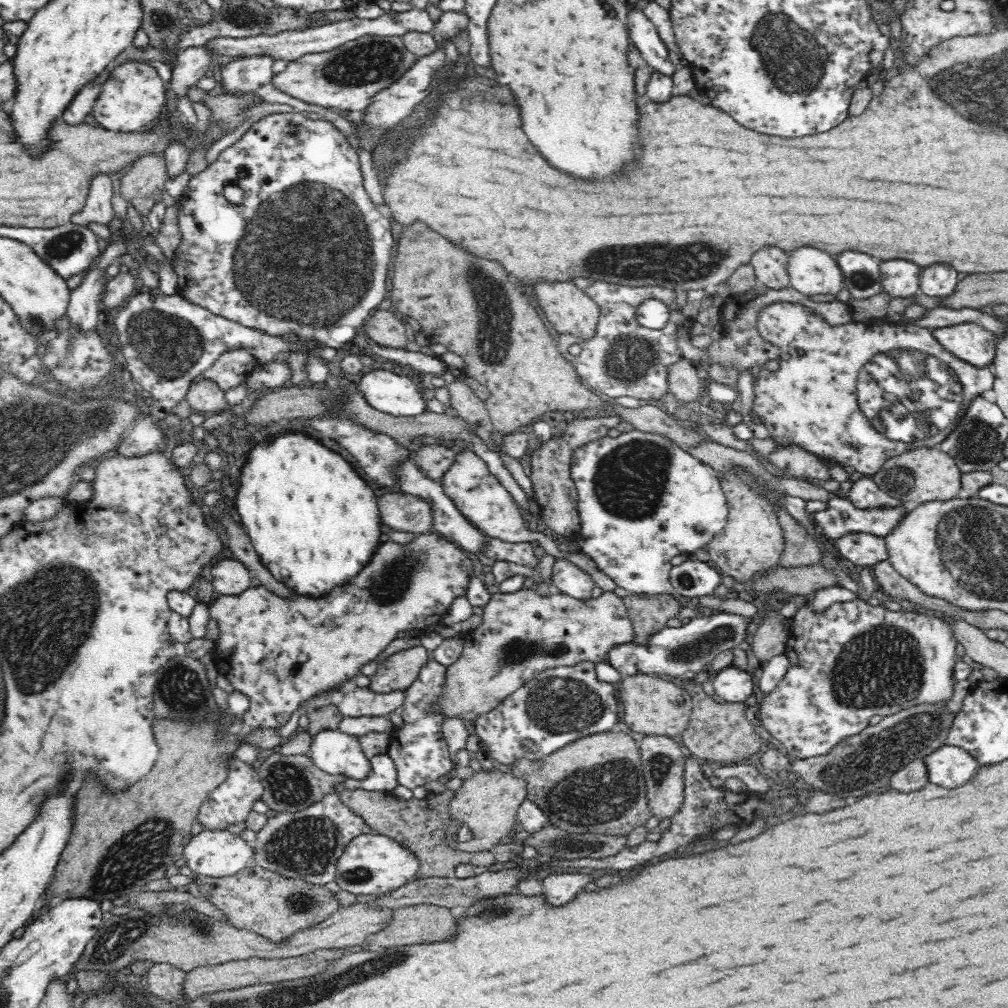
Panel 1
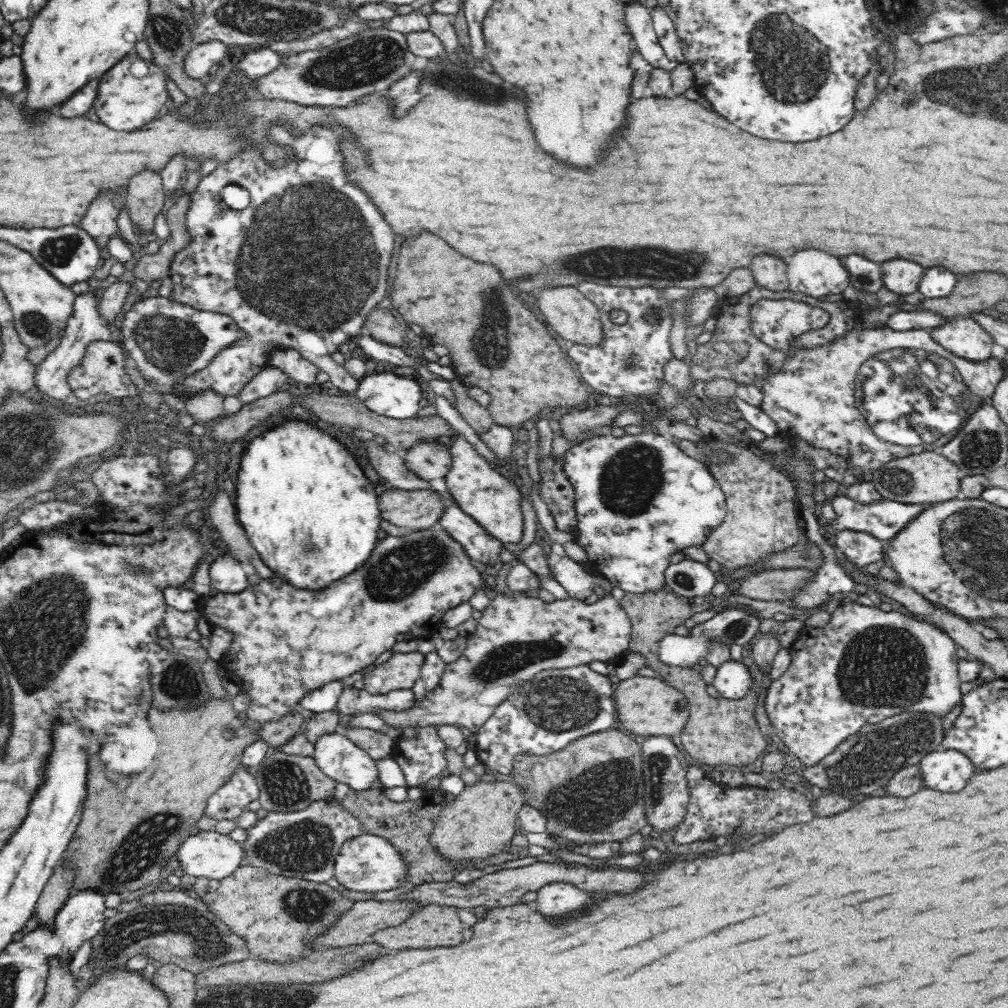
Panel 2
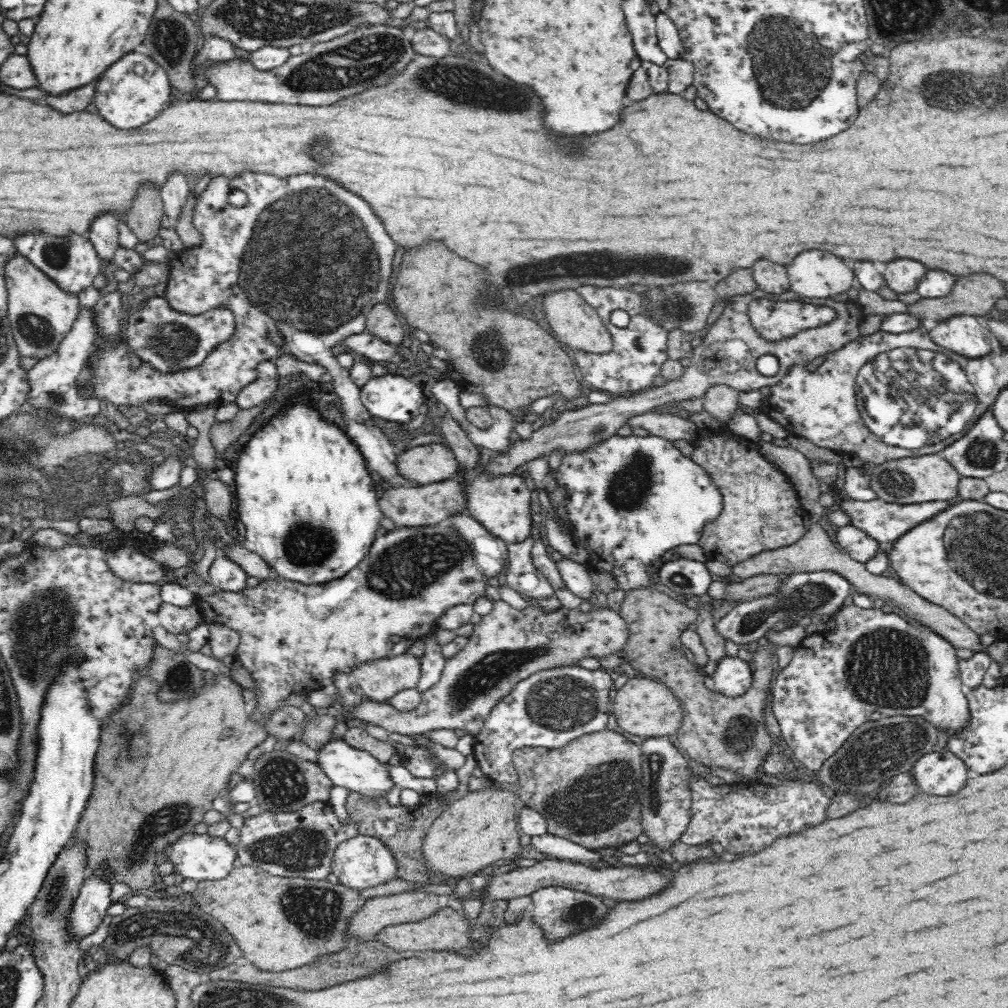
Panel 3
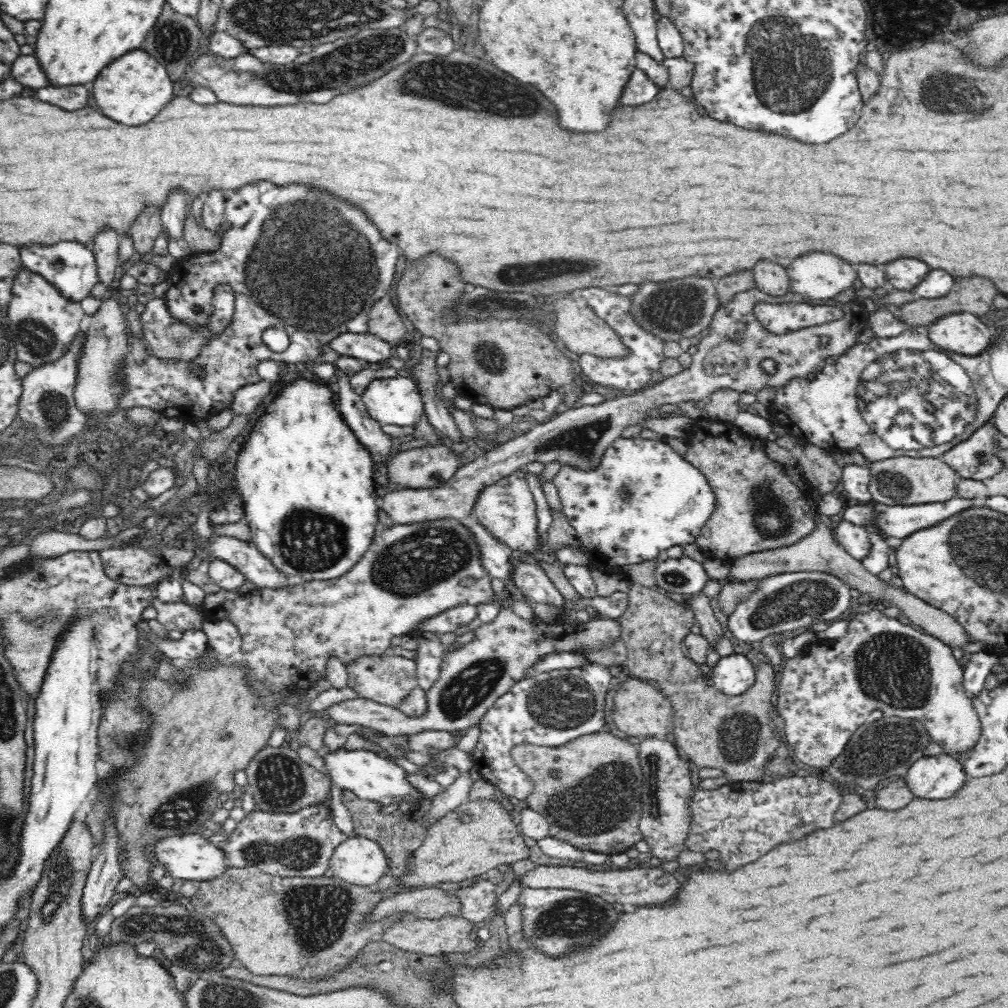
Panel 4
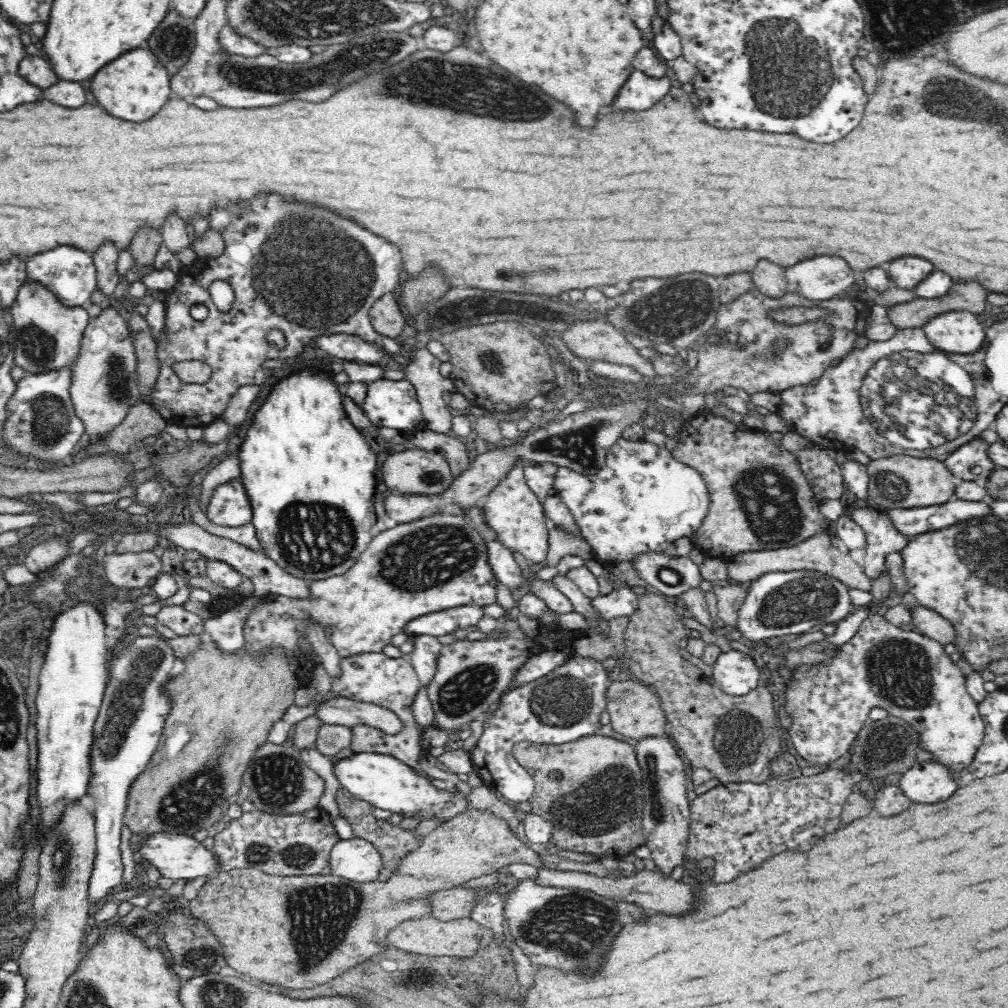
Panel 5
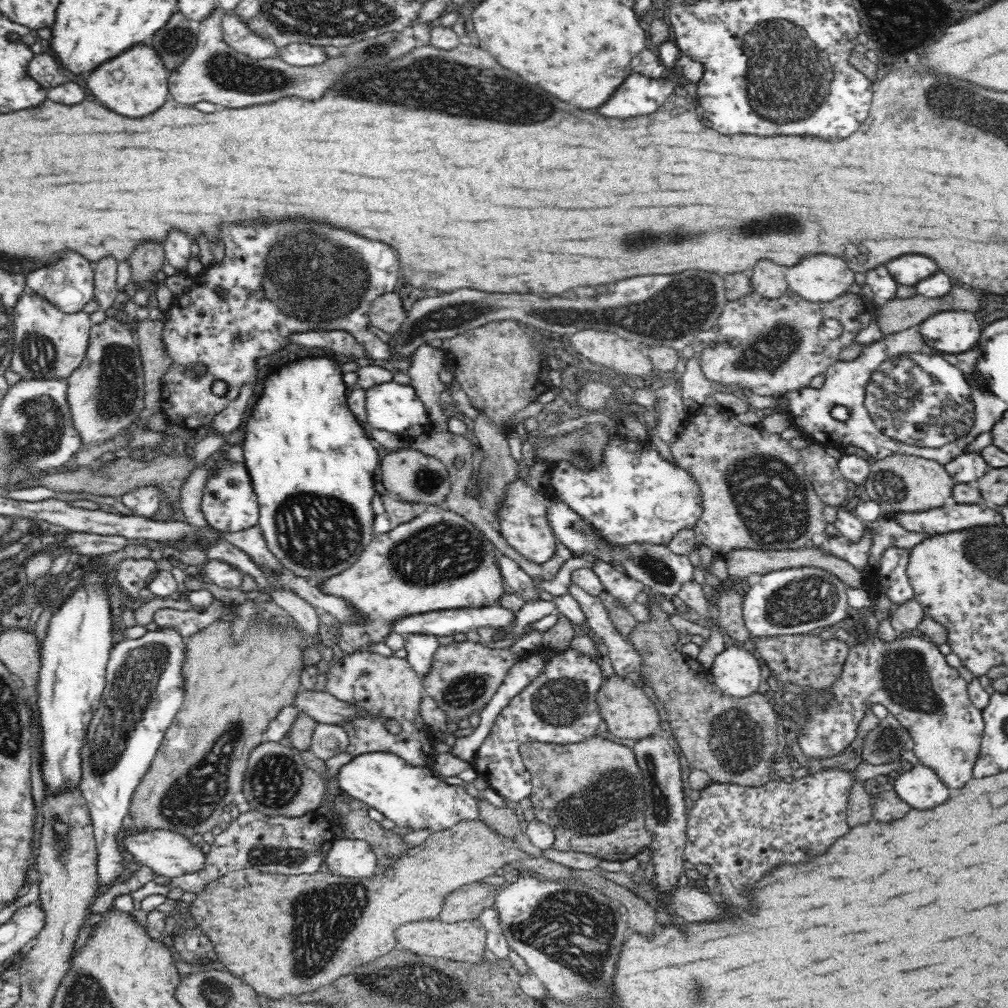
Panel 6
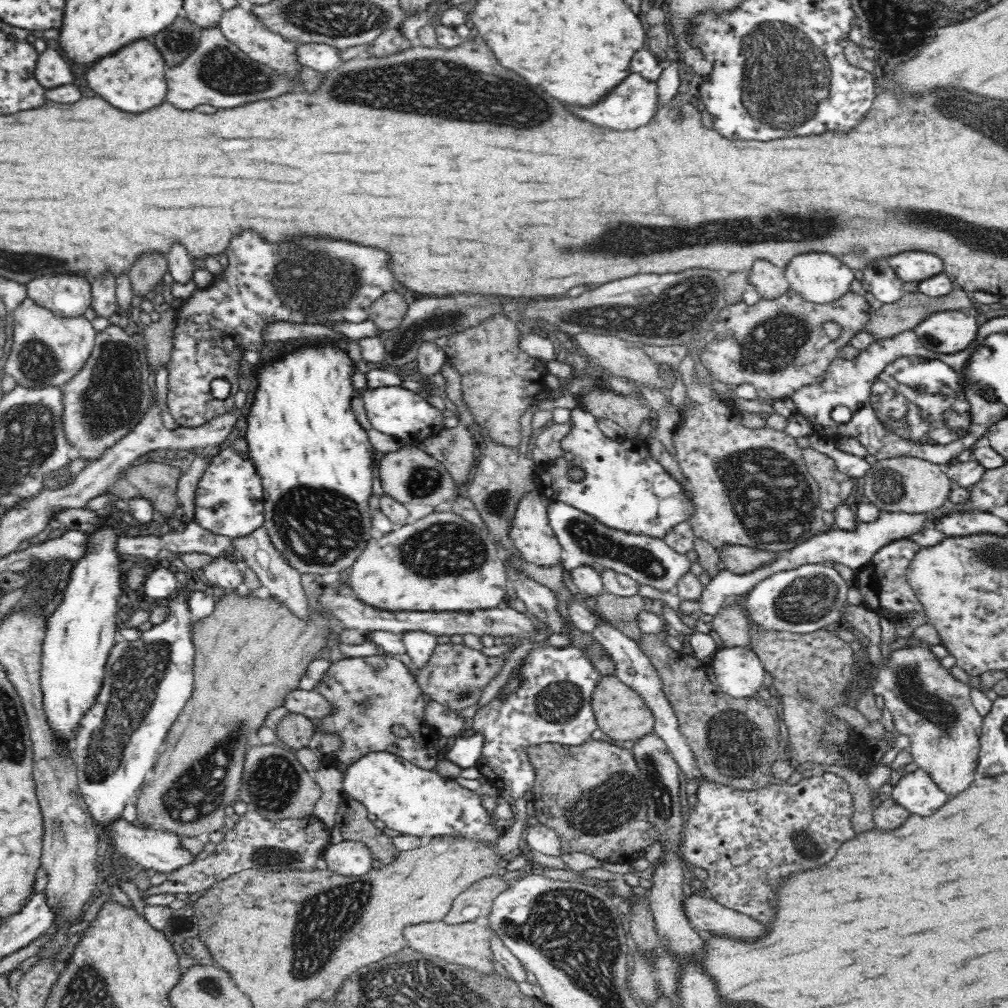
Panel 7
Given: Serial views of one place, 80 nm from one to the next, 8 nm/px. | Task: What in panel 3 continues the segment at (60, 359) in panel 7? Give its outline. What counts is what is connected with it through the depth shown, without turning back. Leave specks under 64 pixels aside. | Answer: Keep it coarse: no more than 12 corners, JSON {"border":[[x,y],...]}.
{"border":[[20,253],[5,269],[8,328],[20,358],[52,356],[78,320]]}

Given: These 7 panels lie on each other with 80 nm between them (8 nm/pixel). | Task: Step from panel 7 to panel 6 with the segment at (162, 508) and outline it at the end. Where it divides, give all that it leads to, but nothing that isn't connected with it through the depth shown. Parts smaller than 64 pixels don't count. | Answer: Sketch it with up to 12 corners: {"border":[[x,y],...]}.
{"border":[[120,457],[88,467],[40,474],[31,486],[55,492],[122,496],[152,486],[164,502],[178,501],[192,458],[153,461]]}

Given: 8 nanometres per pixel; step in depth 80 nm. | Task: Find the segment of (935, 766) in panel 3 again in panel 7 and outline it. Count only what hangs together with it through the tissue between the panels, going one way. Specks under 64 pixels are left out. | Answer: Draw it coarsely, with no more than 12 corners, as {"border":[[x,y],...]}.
{"border":[[924,769],[902,777],[890,798],[910,814],[932,816],[948,796]]}

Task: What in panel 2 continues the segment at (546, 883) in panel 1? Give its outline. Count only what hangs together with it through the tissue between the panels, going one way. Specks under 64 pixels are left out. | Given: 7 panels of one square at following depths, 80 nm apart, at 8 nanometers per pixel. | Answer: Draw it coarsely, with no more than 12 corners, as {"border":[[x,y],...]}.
{"border":[[555,881],[537,890],[533,906],[566,916],[592,898],[576,885]]}

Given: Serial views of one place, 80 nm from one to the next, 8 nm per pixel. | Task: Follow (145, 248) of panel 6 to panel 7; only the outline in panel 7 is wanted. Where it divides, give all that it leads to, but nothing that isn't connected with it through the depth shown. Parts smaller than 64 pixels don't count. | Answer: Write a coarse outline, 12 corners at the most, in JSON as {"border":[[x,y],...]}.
{"border":[[144,254],[128,272],[136,300],[162,282],[166,258]]}

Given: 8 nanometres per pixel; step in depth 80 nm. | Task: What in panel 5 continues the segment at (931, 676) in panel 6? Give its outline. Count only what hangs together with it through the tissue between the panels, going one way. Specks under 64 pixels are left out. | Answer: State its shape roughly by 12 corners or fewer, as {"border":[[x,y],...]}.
{"border":[[871,611],[834,660],[789,674],[813,764],[880,706],[960,780],[986,727],[943,644]]}

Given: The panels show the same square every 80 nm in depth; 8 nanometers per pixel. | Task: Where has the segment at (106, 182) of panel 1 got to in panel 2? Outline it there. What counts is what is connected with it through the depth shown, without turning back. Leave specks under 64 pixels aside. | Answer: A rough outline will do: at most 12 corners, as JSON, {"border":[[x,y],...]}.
{"border":[[104,194],[90,206],[83,229],[108,256],[118,236],[118,210]]}

